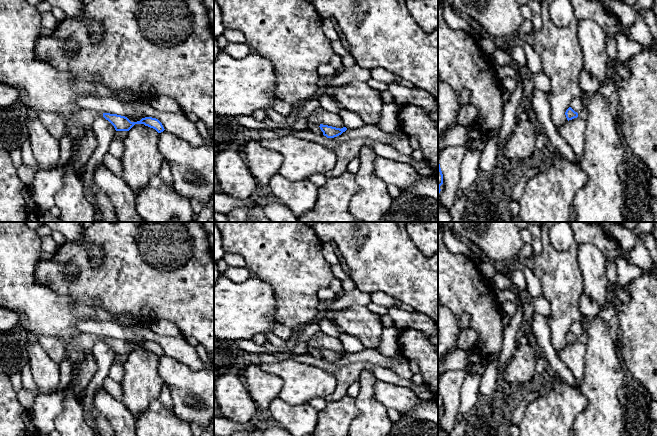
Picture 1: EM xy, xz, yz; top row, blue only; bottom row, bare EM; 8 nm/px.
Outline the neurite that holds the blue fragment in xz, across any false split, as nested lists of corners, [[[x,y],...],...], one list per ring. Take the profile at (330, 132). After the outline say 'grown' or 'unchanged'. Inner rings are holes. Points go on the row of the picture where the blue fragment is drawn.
[[[320,124],[319,127],[320,127],[321,131],[323,132],[323,135],[326,136],[327,138],[337,137],[347,130],[346,127],[343,127],[340,129],[340,128],[323,125],[323,124]]]; unchanged

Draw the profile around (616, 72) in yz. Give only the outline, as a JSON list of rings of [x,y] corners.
[[[609,59],[605,83],[600,86],[598,93],[604,96],[612,114],[618,114],[618,90],[622,80],[628,76],[627,61],[618,63],[617,59]]]

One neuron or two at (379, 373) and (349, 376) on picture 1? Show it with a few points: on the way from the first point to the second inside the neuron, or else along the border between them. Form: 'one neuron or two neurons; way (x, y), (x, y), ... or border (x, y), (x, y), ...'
one neuron; way (372, 368), (360, 366), (356, 369)

